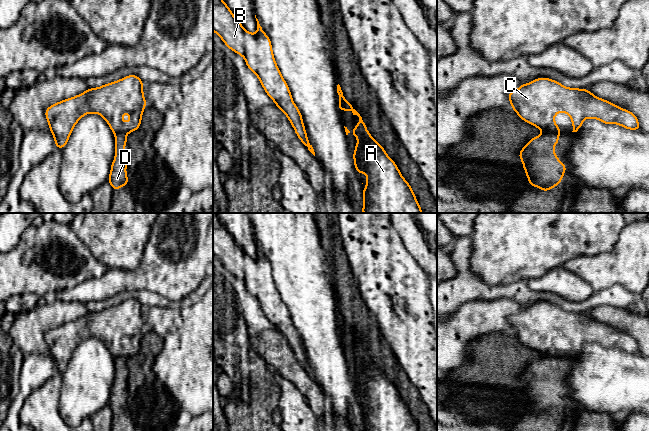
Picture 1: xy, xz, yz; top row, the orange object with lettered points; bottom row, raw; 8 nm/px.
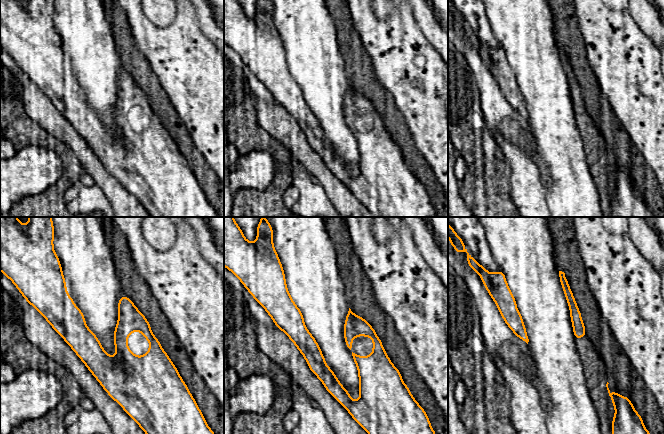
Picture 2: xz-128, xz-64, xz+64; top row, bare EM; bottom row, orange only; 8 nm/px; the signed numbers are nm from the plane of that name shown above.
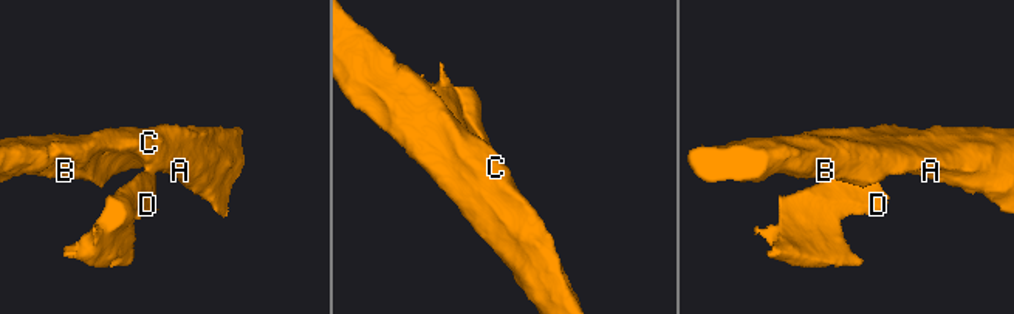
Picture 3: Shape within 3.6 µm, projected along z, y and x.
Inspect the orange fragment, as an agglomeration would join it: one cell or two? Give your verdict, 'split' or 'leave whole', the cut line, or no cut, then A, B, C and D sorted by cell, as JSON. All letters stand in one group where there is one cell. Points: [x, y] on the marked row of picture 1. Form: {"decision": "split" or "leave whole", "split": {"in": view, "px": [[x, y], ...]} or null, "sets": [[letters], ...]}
{"decision": "split", "split": {"in": "yz", "px": [[544, 131], [558, 133]]}, "sets": [["A", "B", "C"], ["D"]]}

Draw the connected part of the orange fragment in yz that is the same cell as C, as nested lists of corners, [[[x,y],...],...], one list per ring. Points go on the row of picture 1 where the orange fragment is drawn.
[[[545,77],[522,84],[507,96],[518,116],[543,132],[562,132],[554,121],[559,112],[565,112],[571,117],[572,132],[577,132],[586,118],[640,130],[638,119],[632,112],[596,97],[588,89],[567,88]]]

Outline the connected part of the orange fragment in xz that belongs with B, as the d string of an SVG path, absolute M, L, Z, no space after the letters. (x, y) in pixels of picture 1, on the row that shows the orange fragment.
M213 0L213 31L223 40L228 48L244 57L247 67L256 74L267 95L288 117L298 138L315 156L314 149L307 138L301 112L294 104L289 87L285 79L281 76L281 72L275 62L271 41L264 33L257 18L256 21L257 31L253 35L244 29L223 0Z

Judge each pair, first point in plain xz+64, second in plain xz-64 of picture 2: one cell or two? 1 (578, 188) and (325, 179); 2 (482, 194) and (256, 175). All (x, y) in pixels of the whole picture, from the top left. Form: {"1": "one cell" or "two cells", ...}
{"1": "two cells", "2": "two cells"}

